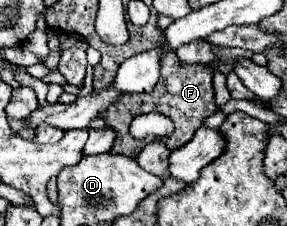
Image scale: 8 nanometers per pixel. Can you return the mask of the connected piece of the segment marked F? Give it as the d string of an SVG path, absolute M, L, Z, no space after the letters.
M168 52L162 60L162 76L160 76L160 82L158 86L154 88L154 92L150 92L148 96L140 96L140 94L126 94L126 96L120 96L116 104L112 104L104 114L100 114L106 124L116 132L116 140L114 140L114 146L112 146L112 154L124 154L124 156L132 156L136 158L136 154L140 152L142 148L142 140L134 140L128 132L128 126L130 122L140 116L140 114L146 114L146 112L160 112L160 114L166 114L176 130L172 136L168 136L164 140L164 144L174 150L174 148L180 148L182 144L190 142L194 132L202 126L202 120L210 114L214 114L218 110L216 102L214 102L214 90L212 90L212 70L210 66L184 66L178 62L176 54L174 52Z

